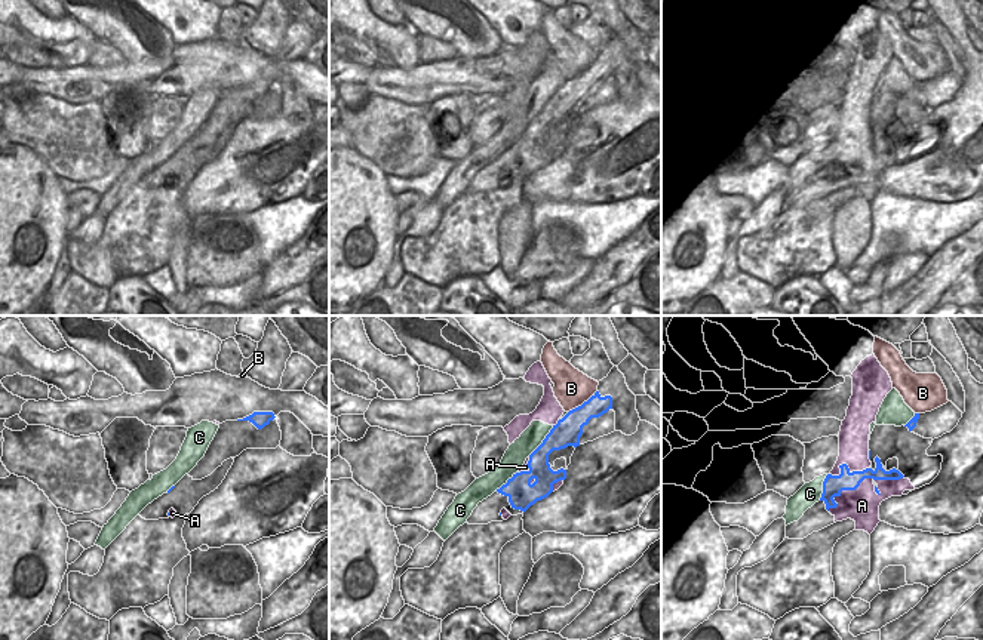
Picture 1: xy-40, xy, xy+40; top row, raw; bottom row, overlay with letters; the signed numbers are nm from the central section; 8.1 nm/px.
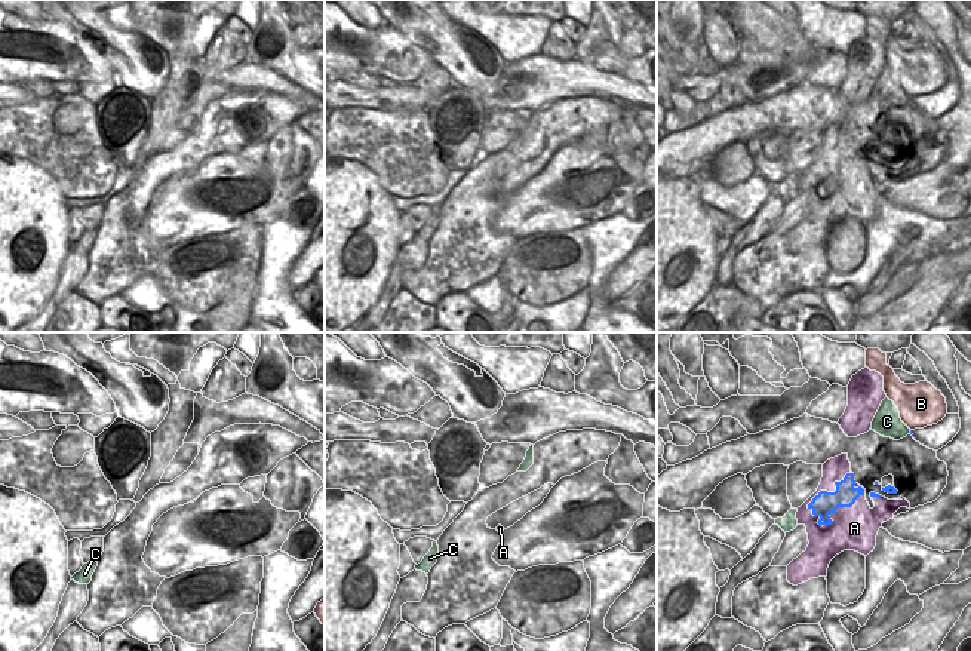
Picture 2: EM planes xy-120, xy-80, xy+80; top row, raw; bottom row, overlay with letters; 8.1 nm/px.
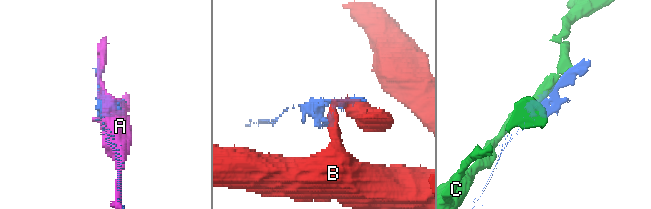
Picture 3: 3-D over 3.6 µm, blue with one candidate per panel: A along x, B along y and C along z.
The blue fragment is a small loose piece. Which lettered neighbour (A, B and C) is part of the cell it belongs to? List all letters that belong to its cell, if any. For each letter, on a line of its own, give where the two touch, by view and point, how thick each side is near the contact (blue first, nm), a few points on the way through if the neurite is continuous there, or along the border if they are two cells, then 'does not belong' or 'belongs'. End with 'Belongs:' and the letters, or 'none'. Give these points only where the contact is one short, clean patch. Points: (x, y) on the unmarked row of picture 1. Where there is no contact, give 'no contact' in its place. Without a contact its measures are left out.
A: meets blue in xy+40 at (860, 150); 170 nm thick on the blue side, 280 nm on the other; does not belong
B: meets blue in xy at (583, 71); 220 nm thick on the blue side, 300 nm on the other; border along xy (596, 58), (568, 80); does not belong
C: meets blue in xy at (543, 108); 220 nm thick on the blue side, 170 nm on the other; does not belong
Belongs: none

